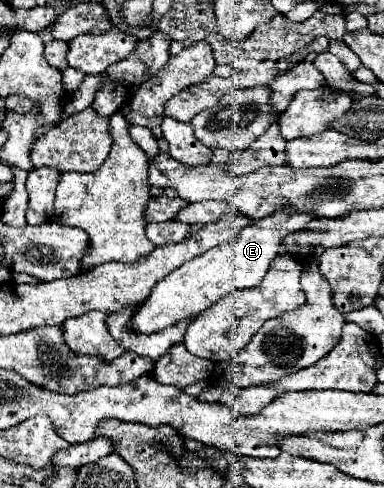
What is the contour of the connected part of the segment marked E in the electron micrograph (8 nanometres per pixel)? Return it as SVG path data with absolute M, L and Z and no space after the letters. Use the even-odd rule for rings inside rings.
M279 211L277 215L251 221L251 225L243 227L241 233L229 243L221 243L221 247L213 247L213 251L205 251L205 255L191 259L189 263L181 265L179 269L171 271L165 279L161 279L151 291L149 299L133 315L133 321L129 325L141 333L155 333L169 325L175 325L181 319L203 313L215 301L219 301L221 297L233 291L257 287L265 277L273 259L281 253L281 241L285 239L285 235L299 231L301 227L305 227L305 223L309 223L309 219L317 219L317 217L293 215L293 211Z

